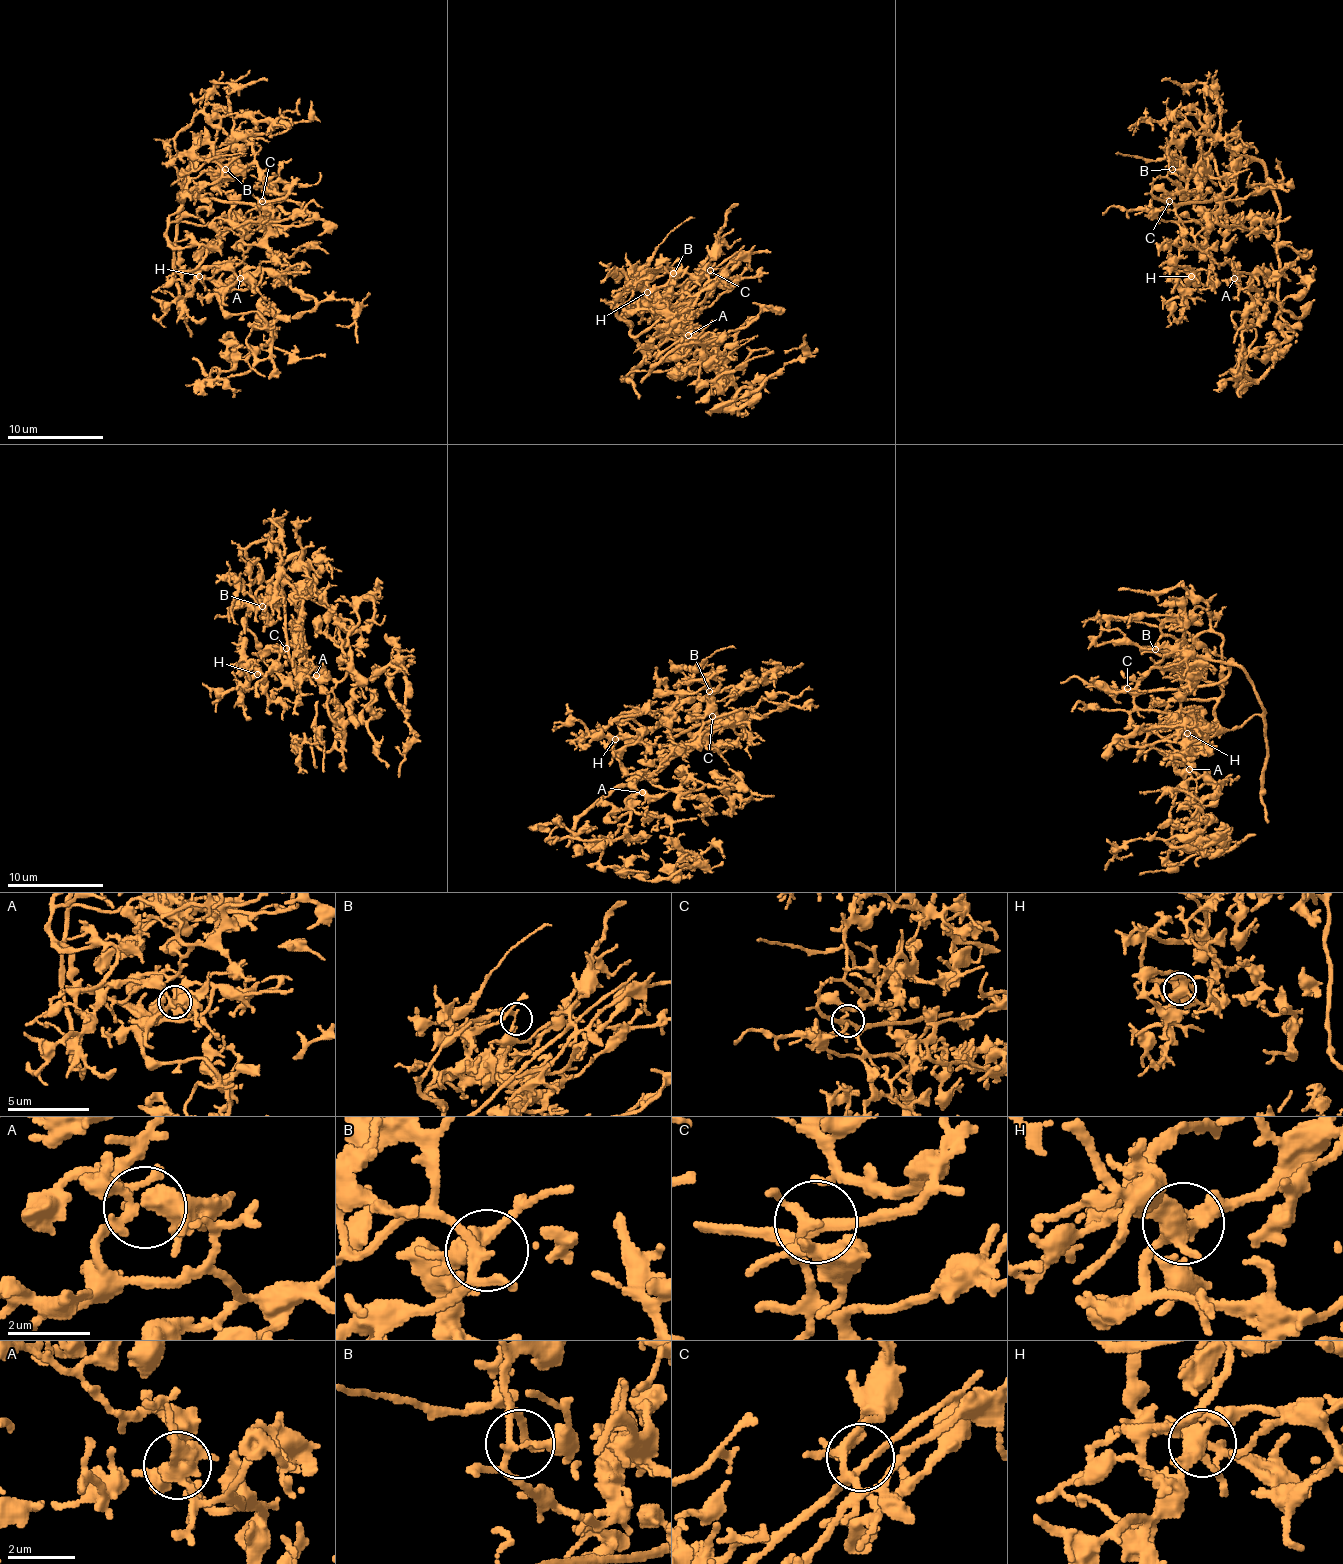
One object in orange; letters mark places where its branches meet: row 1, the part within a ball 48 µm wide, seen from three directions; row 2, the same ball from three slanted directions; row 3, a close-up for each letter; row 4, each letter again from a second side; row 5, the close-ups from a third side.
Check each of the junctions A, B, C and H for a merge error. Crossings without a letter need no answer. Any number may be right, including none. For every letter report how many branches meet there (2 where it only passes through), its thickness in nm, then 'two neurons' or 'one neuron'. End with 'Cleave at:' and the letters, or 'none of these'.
A: 3 branches meet; 320 nm thick; one neuron
B: 4 branches meet; 180 nm thick; one neuron
C: 3 branches meet; 160 nm thick; one neuron
H: 3 branches meet; 400 nm thick; one neuron
Cleave at: none of these

